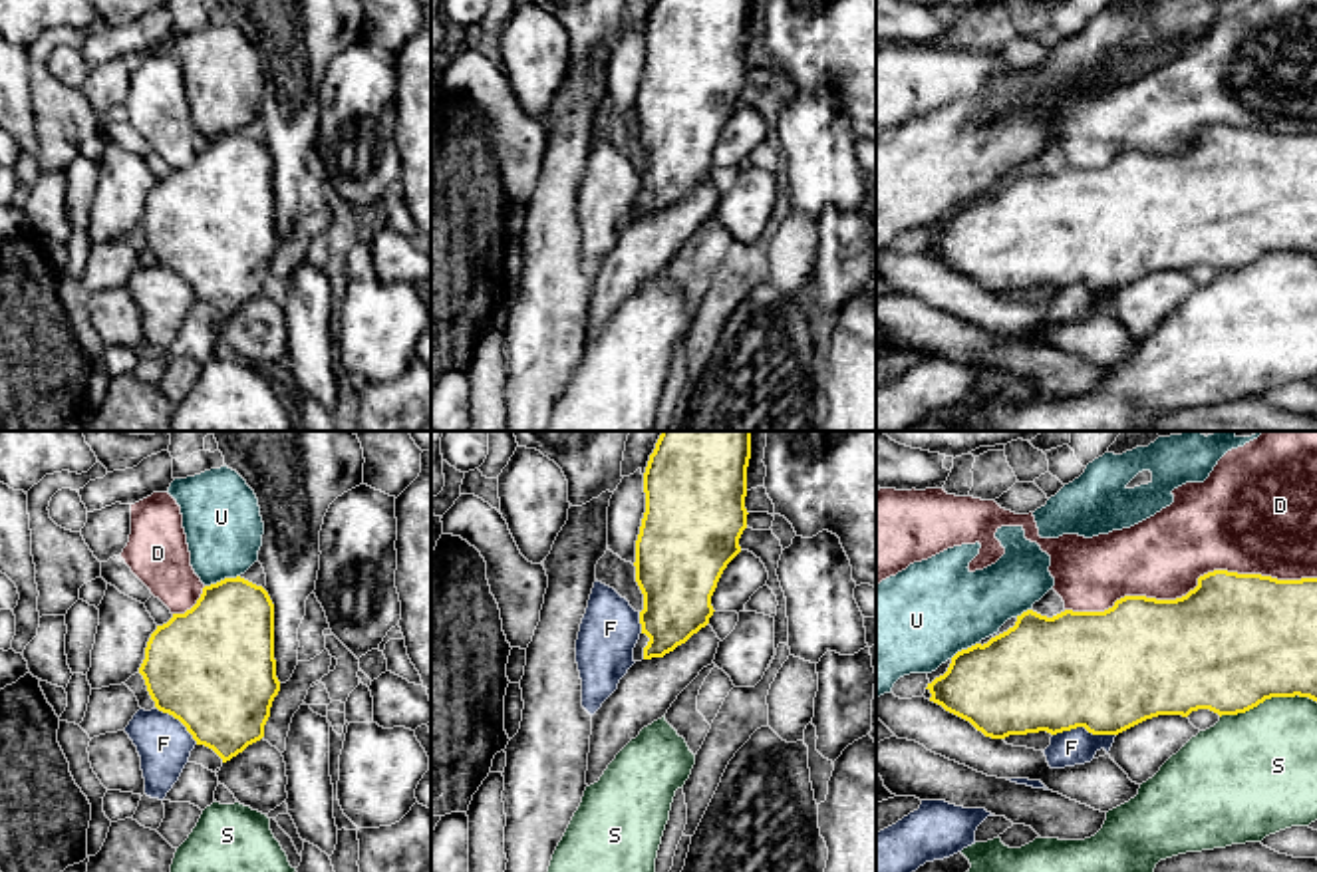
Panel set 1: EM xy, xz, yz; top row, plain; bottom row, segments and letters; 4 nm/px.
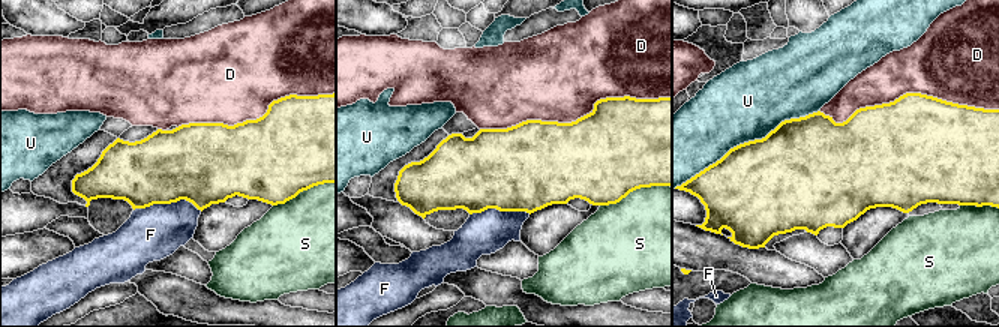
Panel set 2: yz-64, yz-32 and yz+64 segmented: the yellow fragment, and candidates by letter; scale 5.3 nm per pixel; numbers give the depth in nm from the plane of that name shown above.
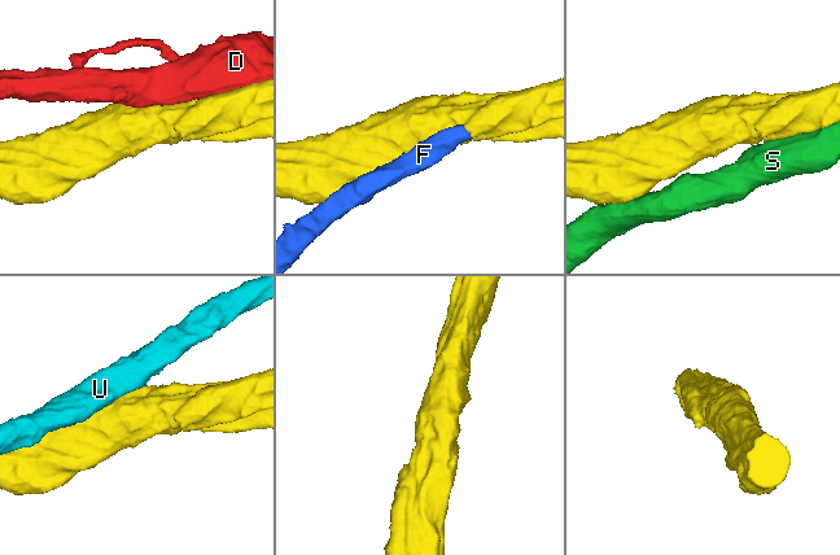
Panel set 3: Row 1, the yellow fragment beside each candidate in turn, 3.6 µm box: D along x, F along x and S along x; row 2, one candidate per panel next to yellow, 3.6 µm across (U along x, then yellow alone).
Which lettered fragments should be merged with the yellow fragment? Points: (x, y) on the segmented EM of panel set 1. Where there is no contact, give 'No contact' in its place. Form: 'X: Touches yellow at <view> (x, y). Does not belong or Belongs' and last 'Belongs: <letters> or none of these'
D: Touches yellow at yz (1194, 588). Does not belong
F: Touches yellow at yz (1083, 726). Belongs
S: Touches yellow at yz (1268, 698). Does not belong
U: Touches yellow at xy (221, 581). Does not belong
Belongs: F

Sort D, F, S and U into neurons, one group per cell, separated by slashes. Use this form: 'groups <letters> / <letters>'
groups D / F / S / U

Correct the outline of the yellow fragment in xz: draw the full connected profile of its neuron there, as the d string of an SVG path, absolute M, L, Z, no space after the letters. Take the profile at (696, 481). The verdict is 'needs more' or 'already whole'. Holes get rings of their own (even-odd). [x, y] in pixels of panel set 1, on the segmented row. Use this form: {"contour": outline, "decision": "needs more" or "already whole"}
{"contour": "M661 431L644 473L646 512L636 540L636 582L644 594L644 610L636 612L614 588L594 582L576 640L576 663L582 679L582 707L594 715L618 689L634 661L642 634L650 638L644 659L663 657L709 624L711 596L727 564L741 552L739 538L747 528L747 467L751 431Z", "decision": "needs more"}

